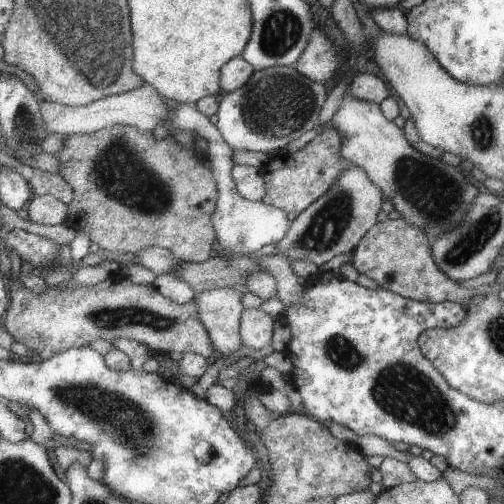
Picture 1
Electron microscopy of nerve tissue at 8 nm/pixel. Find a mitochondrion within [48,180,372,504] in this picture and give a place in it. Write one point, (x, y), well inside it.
(130, 424)

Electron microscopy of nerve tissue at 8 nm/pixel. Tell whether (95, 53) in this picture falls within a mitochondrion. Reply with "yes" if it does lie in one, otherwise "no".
yes

